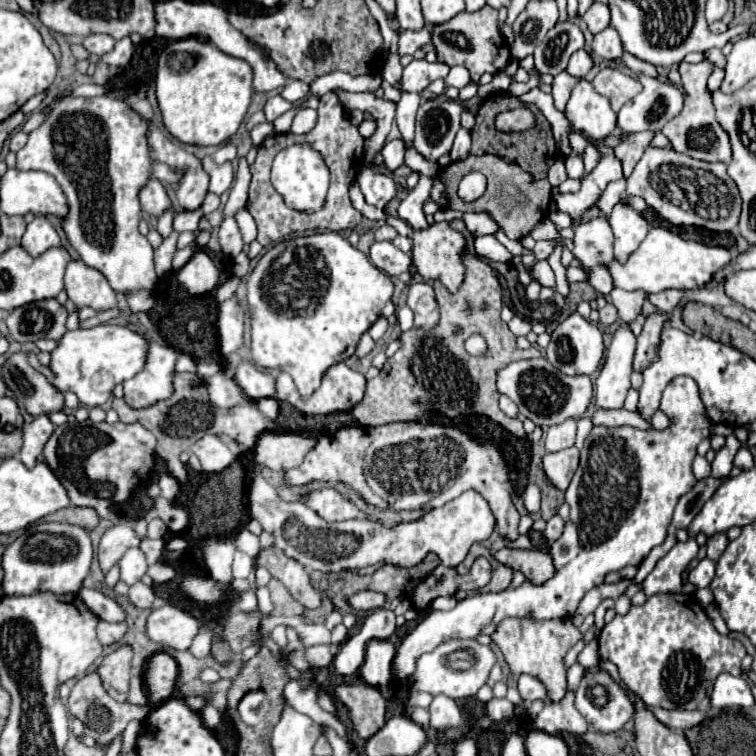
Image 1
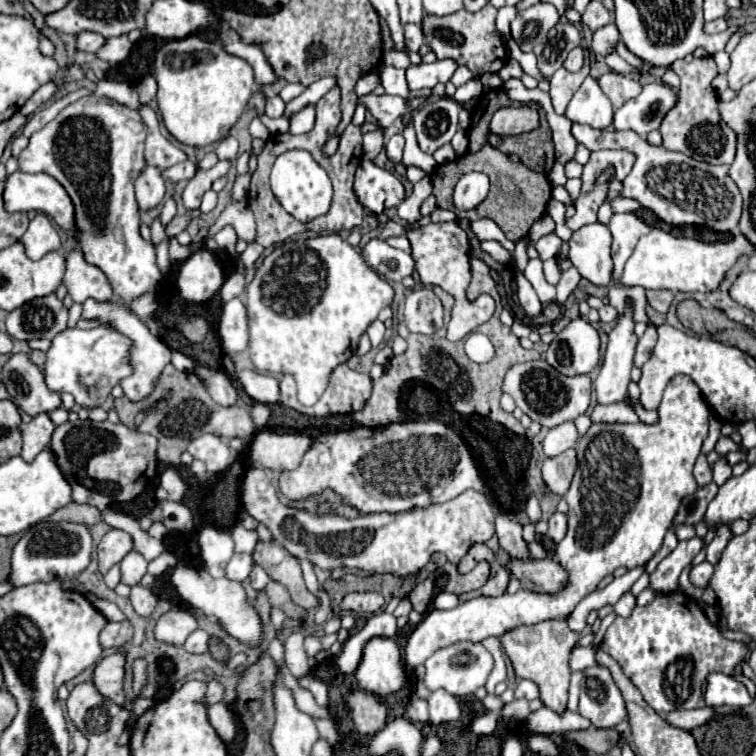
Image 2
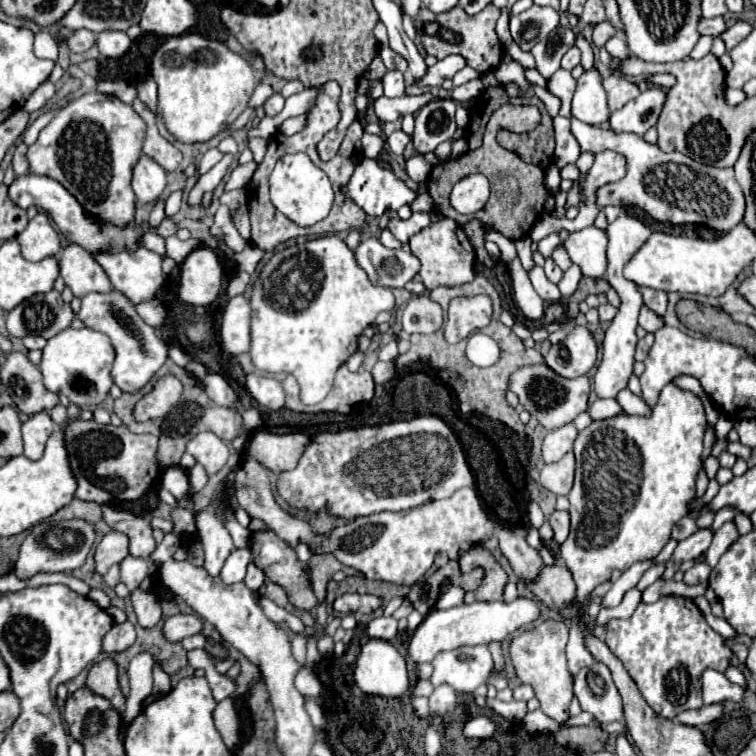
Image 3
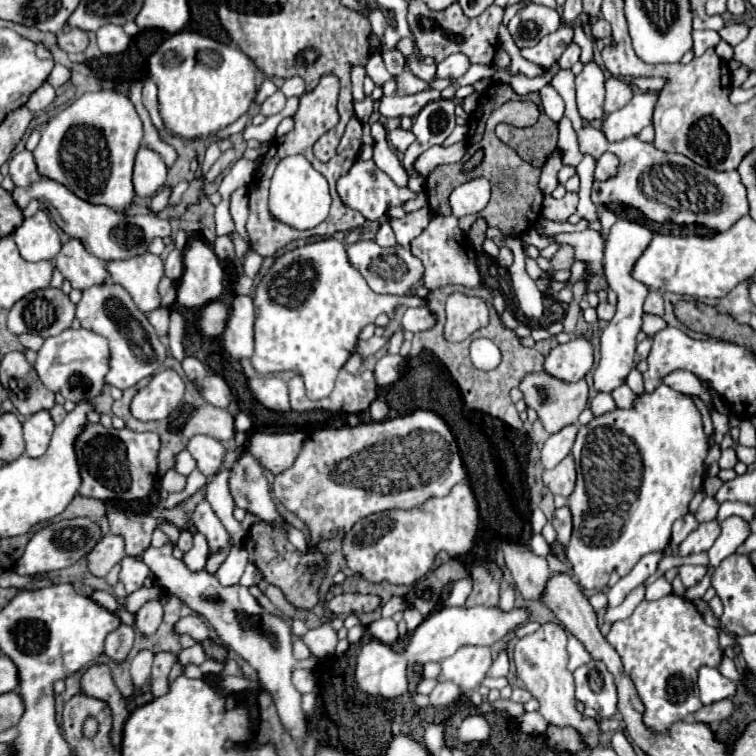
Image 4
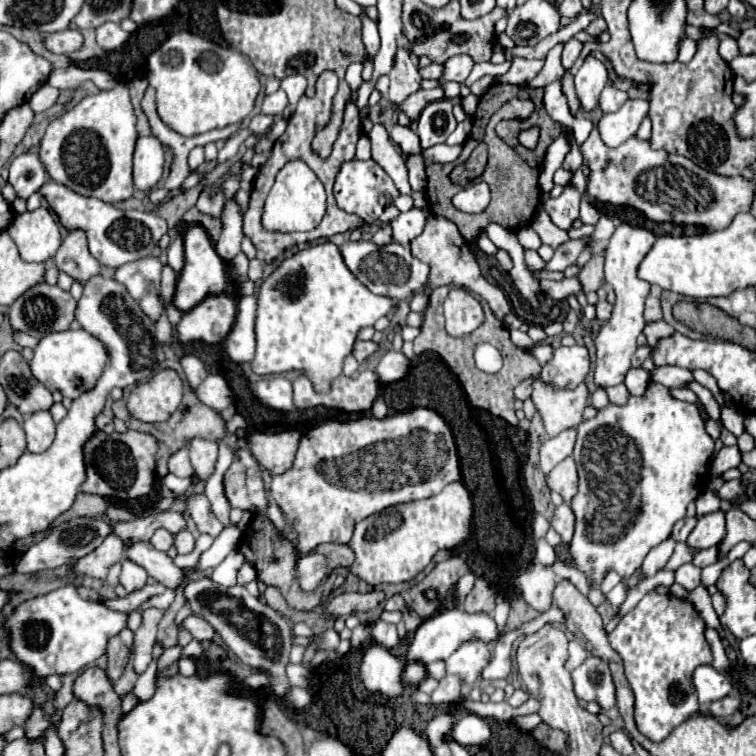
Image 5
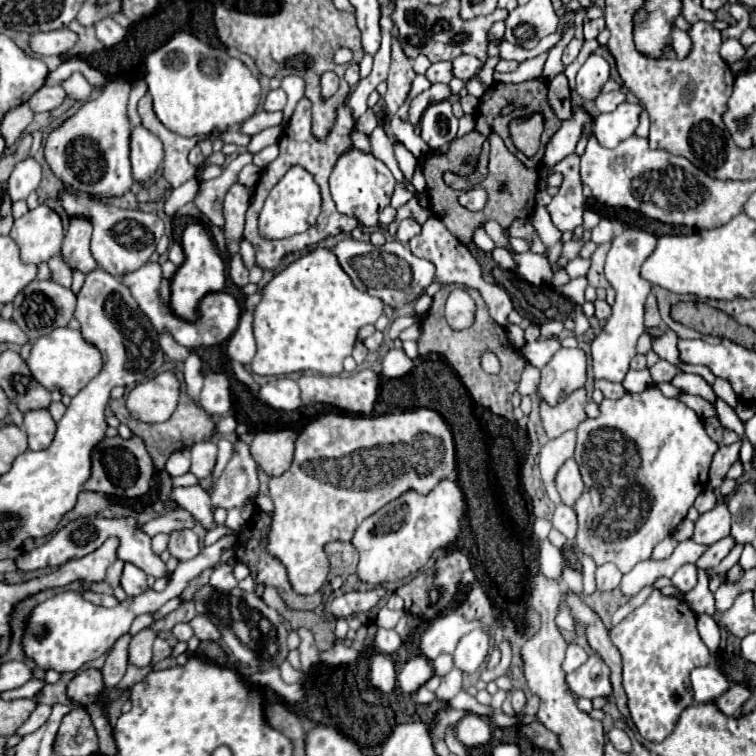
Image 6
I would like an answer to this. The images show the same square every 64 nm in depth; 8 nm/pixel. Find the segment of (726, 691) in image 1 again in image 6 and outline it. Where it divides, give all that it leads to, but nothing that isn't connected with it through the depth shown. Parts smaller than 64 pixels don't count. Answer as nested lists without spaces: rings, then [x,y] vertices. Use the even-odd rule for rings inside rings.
[[[714,664],[694,668],[690,674],[690,682],[692,682],[692,692],[696,702],[716,700],[720,694],[728,690],[726,676]]]

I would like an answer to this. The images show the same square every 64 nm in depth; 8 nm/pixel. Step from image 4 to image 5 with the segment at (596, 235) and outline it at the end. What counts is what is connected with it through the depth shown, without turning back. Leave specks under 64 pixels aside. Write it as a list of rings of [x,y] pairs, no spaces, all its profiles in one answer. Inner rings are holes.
[[[542,204],[538,206],[538,210],[536,210],[534,220],[532,220],[530,226],[536,230],[536,234],[540,236],[540,240],[542,240],[544,244],[548,244],[548,246],[554,248],[554,250],[568,240],[568,234],[566,234],[564,230],[560,230],[560,228],[548,218],[546,210],[542,208]]]

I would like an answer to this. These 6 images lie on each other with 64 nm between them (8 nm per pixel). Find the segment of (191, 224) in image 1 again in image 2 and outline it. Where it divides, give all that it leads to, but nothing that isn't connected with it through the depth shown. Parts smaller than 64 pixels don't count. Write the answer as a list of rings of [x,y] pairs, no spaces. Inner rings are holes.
[[[176,216],[176,218],[166,226],[166,234],[168,234],[168,236],[176,236],[176,234],[180,234],[182,230],[186,230],[188,222],[190,222],[188,216]]]

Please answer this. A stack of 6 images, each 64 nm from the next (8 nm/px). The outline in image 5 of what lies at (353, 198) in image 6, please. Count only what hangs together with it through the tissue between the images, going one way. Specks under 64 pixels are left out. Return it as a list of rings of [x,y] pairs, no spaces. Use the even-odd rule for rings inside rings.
[[[352,158],[352,160],[344,162],[340,166],[338,174],[336,174],[334,198],[336,198],[338,206],[340,206],[340,210],[350,212],[350,214],[358,214],[368,224],[376,222],[378,216],[382,214],[382,210],[386,208],[386,200],[388,200],[388,206],[390,206],[396,196],[398,196],[398,190],[396,190],[394,182],[392,182],[392,178],[372,158],[370,160]]]

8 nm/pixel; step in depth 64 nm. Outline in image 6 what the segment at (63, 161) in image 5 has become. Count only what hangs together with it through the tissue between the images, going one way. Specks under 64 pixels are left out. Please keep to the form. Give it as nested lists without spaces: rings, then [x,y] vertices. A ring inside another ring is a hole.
[[[112,80],[96,100],[88,100],[72,118],[50,132],[44,156],[54,174],[76,194],[122,196],[130,190],[134,178],[128,160],[132,128],[126,114],[128,94],[130,84],[126,80]]]

